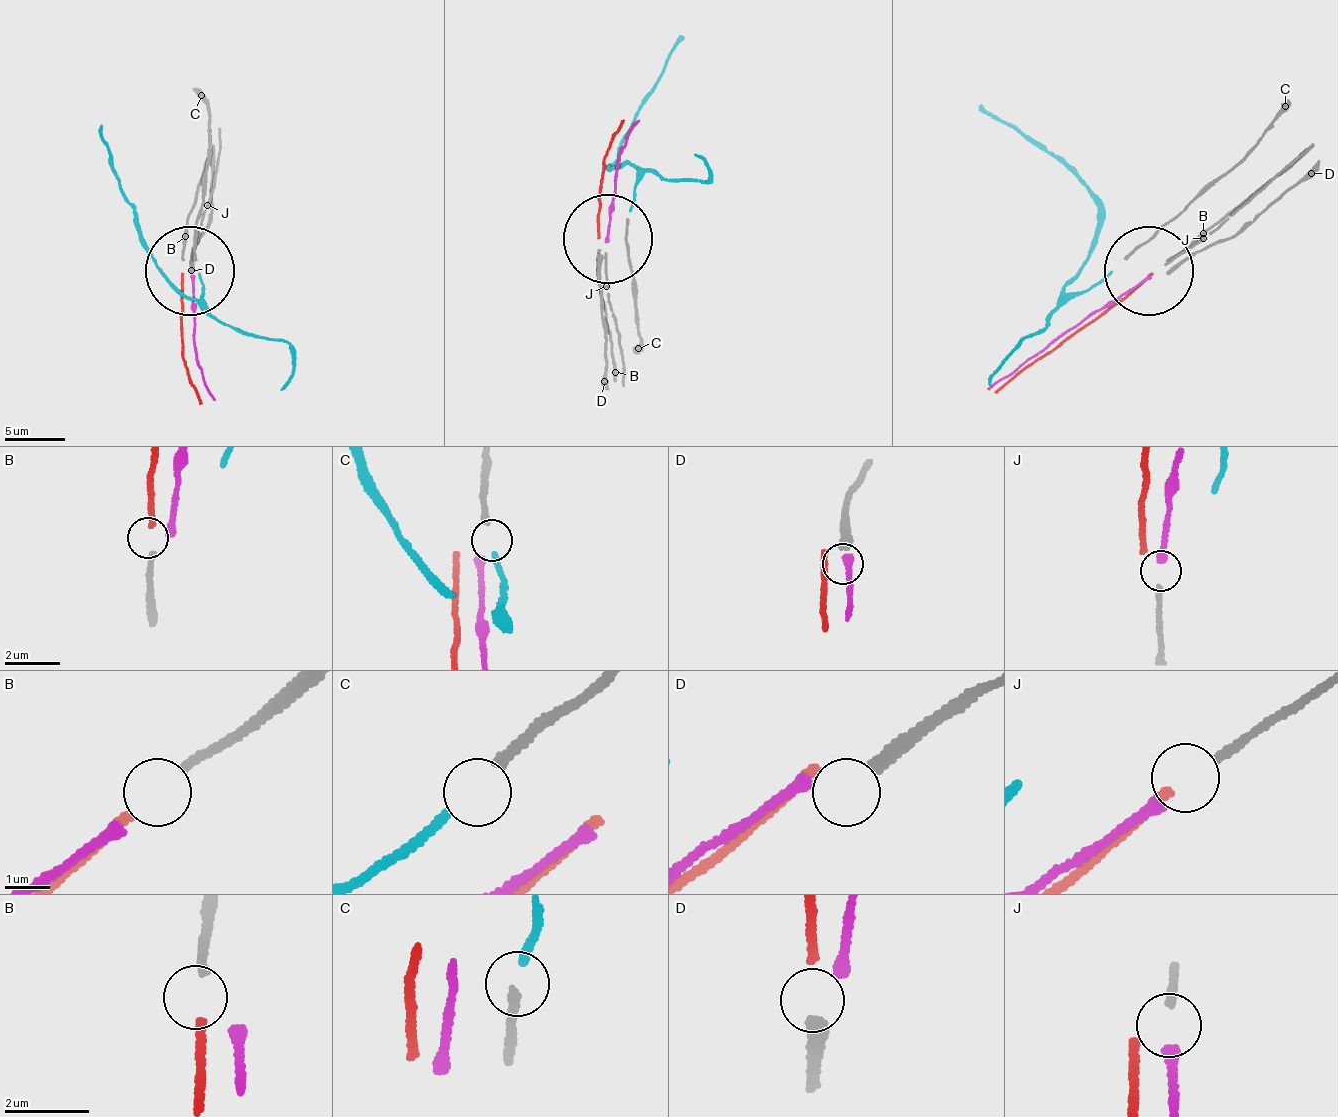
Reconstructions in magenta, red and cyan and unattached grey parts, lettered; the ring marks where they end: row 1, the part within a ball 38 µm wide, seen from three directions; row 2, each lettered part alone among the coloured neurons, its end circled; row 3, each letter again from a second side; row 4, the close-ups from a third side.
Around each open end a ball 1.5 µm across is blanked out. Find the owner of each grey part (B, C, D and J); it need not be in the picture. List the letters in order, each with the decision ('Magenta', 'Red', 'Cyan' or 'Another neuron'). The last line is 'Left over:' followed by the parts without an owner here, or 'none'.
B: Red
C: Cyan
D: Another neuron
J: Magenta
Left over: D

